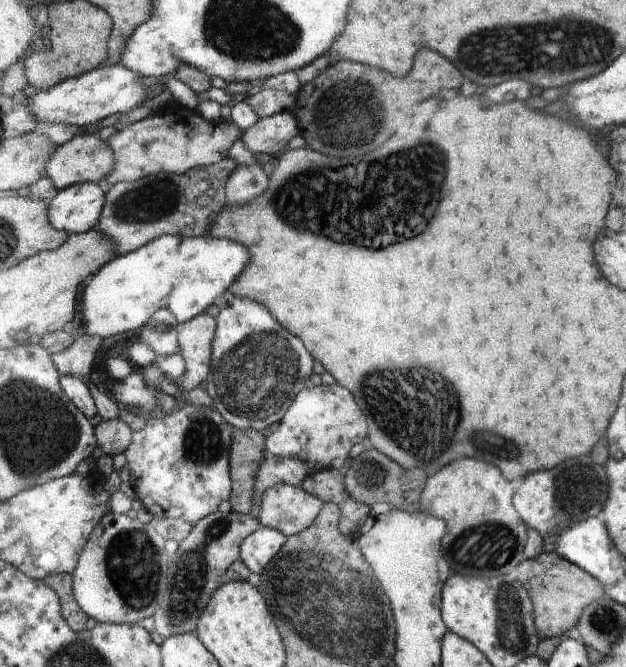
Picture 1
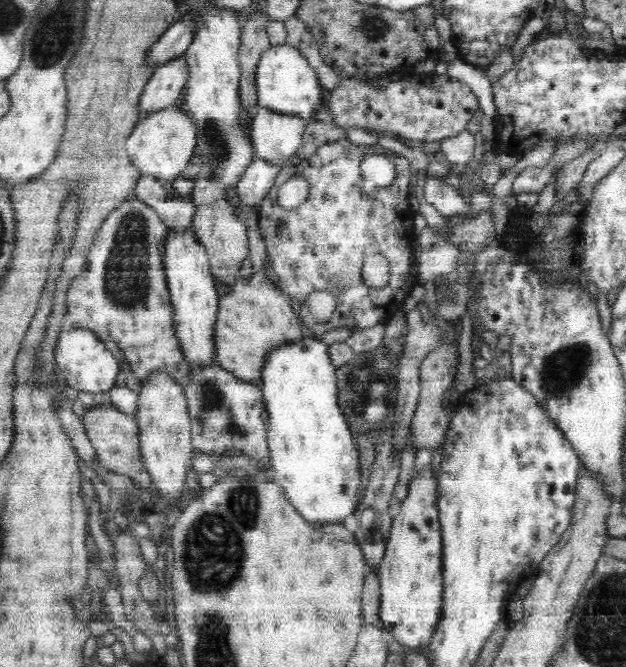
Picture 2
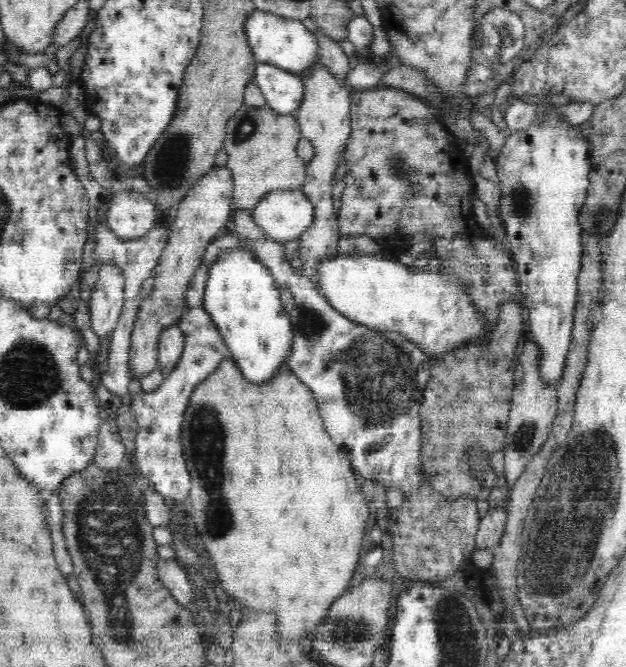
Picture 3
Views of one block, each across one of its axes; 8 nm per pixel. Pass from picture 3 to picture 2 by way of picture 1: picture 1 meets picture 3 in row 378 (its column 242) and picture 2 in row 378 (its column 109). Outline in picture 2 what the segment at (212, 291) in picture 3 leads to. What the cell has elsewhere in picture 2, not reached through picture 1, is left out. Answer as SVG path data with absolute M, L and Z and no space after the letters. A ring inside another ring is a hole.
M307 336L302 342L274 350L262 372L261 389L269 414L267 441L277 484L304 520L319 524L343 524L361 506L366 477L362 474L361 453L352 438L348 418L340 406L336 368L328 356L328 345Z

